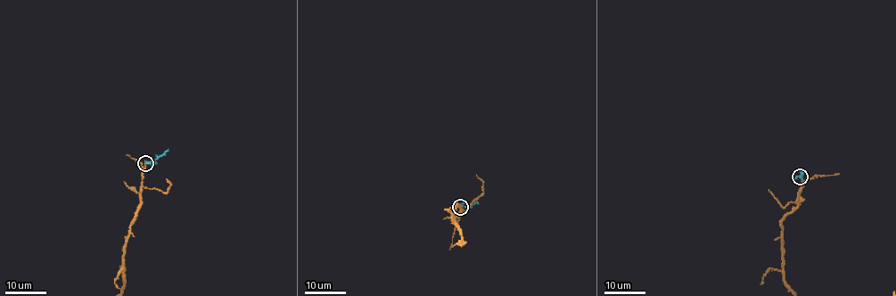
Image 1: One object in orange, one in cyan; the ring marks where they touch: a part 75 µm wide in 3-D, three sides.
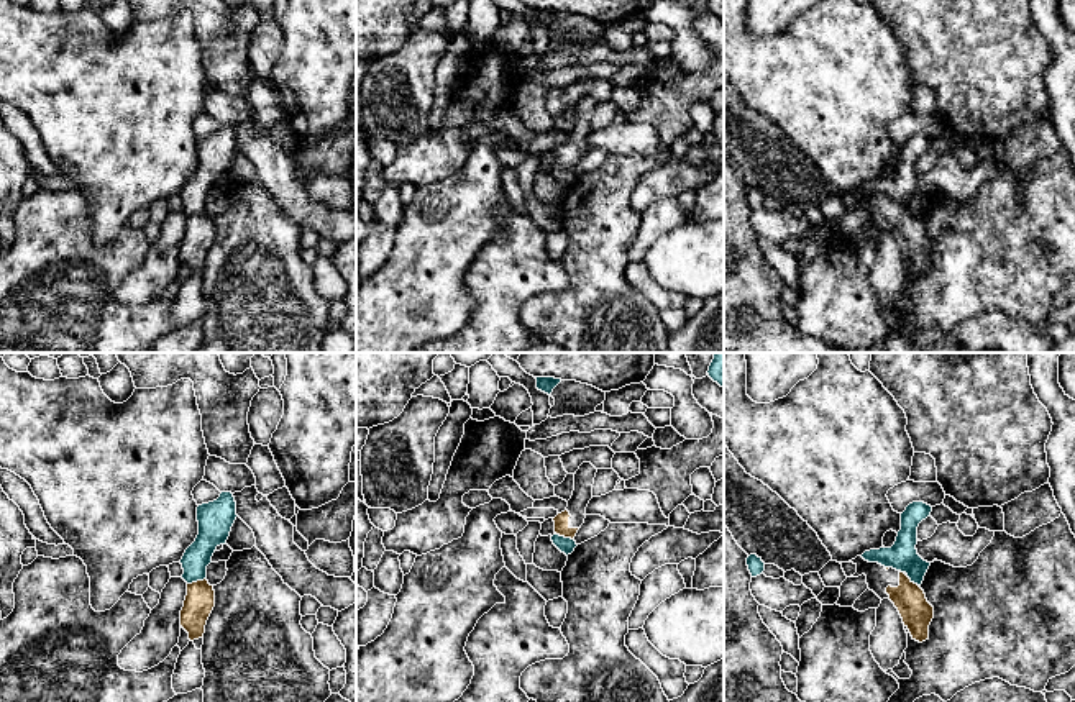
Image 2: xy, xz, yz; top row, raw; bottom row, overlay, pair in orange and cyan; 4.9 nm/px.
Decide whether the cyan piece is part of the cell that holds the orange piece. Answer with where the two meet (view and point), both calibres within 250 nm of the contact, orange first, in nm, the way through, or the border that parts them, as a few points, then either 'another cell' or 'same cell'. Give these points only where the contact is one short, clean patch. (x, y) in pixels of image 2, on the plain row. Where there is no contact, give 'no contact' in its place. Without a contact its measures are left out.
contact xy (196, 215); calibres 150 and 140 nm; border xy (205, 210), (187, 217); another cell

